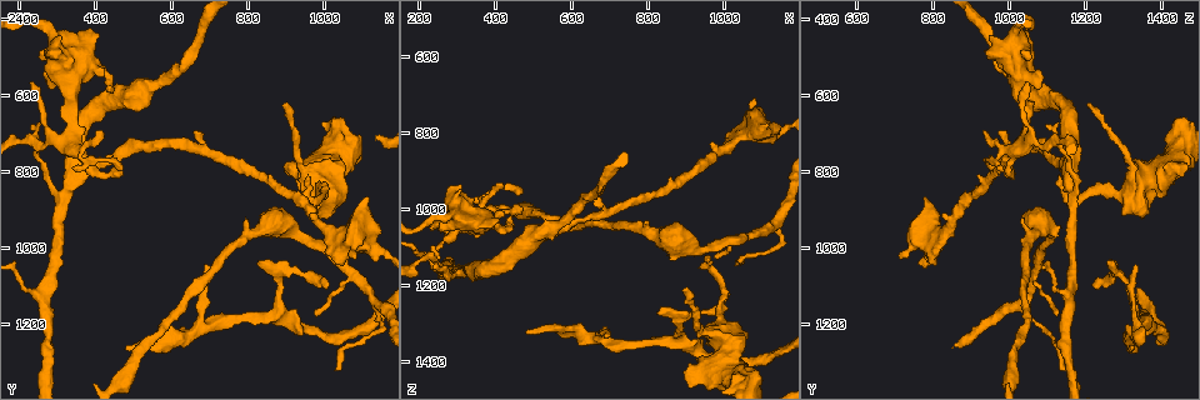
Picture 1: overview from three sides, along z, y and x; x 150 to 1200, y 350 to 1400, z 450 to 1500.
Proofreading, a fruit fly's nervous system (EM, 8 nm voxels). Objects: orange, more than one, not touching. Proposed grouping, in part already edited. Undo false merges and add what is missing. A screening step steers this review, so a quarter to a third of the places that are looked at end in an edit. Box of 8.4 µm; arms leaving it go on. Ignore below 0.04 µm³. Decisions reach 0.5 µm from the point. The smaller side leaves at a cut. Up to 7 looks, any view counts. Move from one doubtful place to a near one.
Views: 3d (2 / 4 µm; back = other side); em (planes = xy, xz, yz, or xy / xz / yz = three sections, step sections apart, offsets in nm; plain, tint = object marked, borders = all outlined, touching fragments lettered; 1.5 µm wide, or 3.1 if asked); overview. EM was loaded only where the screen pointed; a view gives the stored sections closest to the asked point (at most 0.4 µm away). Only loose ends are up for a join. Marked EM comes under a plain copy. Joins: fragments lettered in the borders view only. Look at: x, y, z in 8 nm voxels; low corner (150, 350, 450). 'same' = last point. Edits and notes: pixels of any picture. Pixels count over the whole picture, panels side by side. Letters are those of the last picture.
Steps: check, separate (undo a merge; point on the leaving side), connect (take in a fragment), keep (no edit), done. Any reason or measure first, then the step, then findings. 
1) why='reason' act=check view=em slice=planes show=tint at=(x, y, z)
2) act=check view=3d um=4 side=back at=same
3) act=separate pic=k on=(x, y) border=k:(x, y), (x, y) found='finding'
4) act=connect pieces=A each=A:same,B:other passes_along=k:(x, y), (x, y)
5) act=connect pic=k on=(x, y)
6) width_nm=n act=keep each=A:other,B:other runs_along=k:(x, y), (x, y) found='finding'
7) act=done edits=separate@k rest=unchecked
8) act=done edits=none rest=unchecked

act=check view=em slice=yz step=8 show=borders at=(480, 1270, 1325)

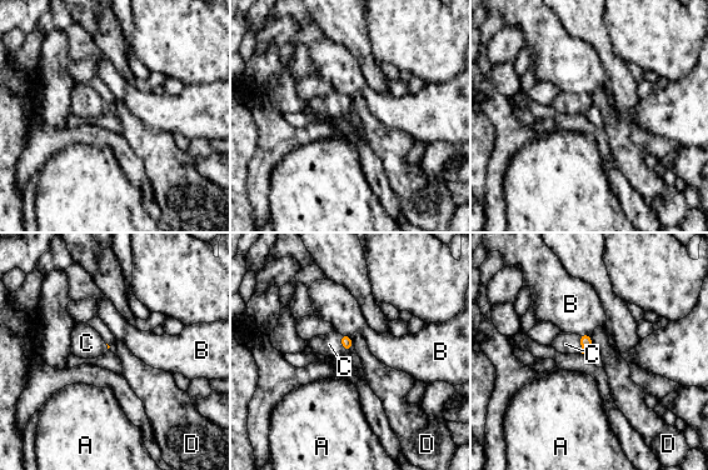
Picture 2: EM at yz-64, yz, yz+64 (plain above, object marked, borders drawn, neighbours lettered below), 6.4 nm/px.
why='another direction' act=check view=em slice=planes show=borders at=same

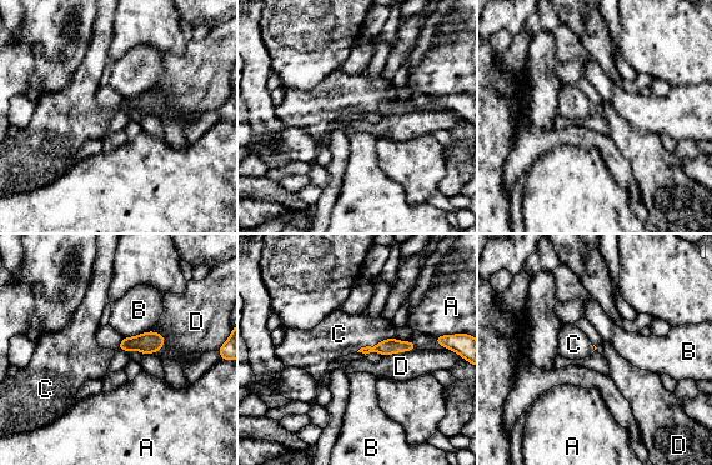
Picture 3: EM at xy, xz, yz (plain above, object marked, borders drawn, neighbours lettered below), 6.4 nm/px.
act=connect pieces=C each=A:other,B:other,C:same,D:other passes_along=3:(389, 346), (375, 346), (339, 334) found='the neuron continues'

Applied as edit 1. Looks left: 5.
why='tapers out' act=check view=3d um=2 at=(690, 1040, 1325)

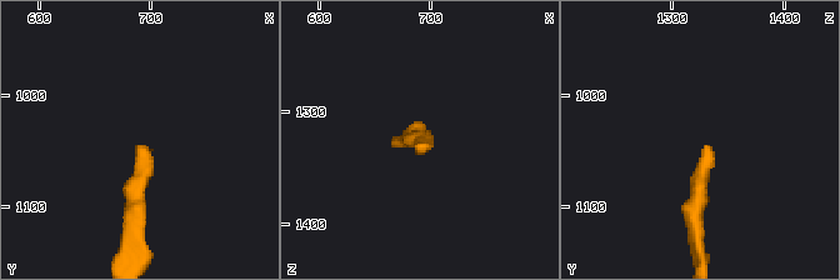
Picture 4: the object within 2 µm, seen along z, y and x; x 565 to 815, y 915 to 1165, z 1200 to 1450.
why='shape alone is not enough' act=check view=em slice=planes show=borders at=(694, 1042, 1328)

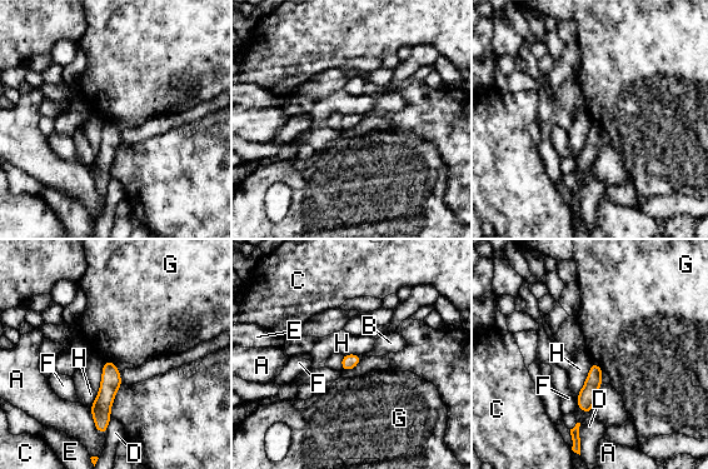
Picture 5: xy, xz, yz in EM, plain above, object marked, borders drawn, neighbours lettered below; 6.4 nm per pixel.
act=keep each=A:other,B:other,C:other,D:other,E:other,F:other,G:other,H:other border=5:(592, 360), (603, 370) found='no lettered fragment goes on from it'

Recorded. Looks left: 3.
act=check view=overview

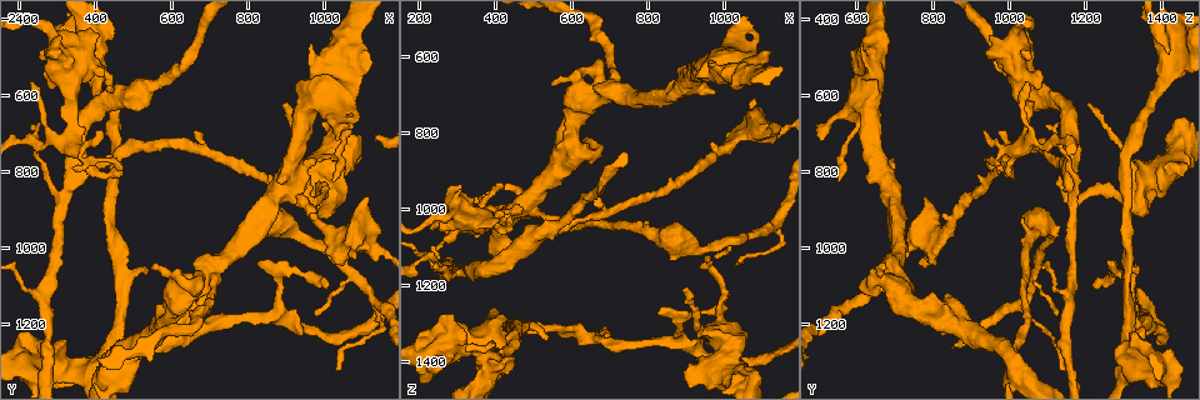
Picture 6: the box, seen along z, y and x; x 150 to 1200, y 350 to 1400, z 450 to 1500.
act=check view=em slice=planes show=borders at=(270, 1240, 1150)

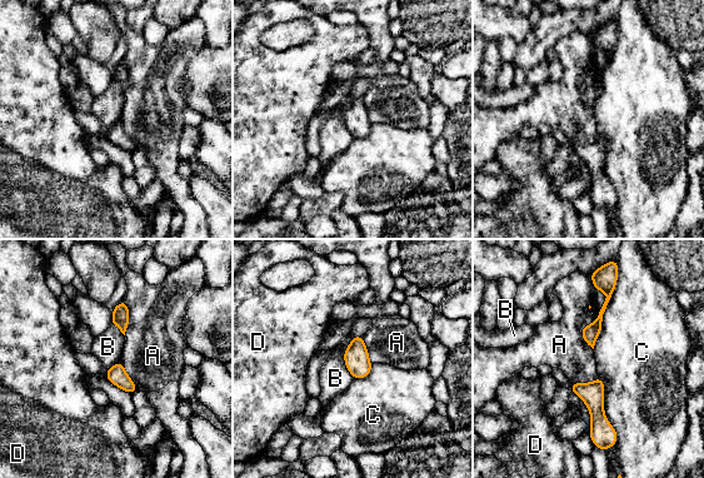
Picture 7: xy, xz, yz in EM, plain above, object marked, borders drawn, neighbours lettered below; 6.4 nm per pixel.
act=keep each=A:other,B:other,C:other,D:other border=7:(350, 338), (344, 364), (354, 378) found='all the same neuron'

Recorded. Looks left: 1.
act=done edits=connect@3 rest=unchecked

